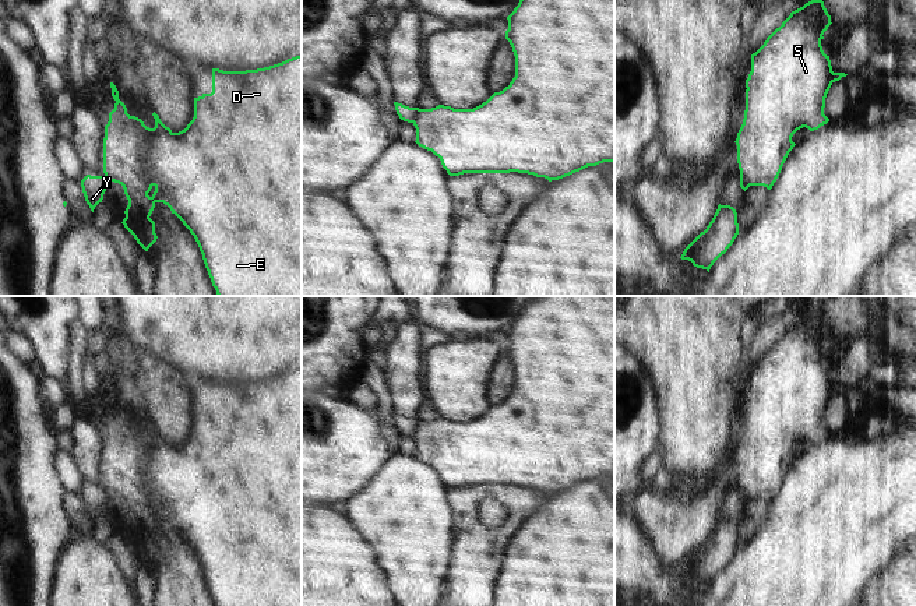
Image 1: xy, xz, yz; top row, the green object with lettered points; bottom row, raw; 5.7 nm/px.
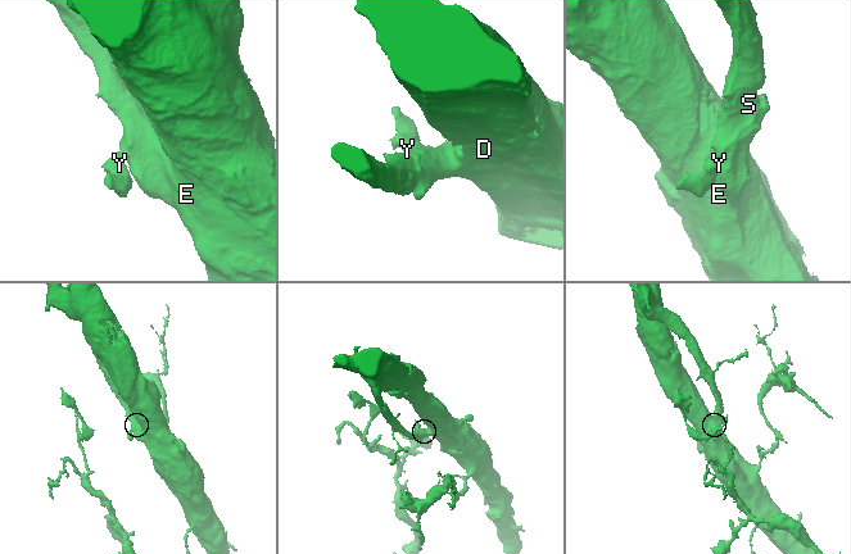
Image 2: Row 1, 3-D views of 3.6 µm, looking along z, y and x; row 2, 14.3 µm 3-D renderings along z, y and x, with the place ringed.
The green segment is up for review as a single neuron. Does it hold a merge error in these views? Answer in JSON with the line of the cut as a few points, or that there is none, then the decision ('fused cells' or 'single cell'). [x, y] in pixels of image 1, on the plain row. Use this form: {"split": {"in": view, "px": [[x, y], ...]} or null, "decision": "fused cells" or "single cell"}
{"split": {"in": "xz", "px": [[420, 422], [411, 434]]}, "decision": "fused cells"}

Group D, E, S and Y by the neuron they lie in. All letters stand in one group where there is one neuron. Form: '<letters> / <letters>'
D E S / Y

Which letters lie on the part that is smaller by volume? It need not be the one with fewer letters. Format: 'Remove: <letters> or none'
Remove: Y

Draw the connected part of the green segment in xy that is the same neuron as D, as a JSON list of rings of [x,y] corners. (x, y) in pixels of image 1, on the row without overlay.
[[[302,369],[257,383],[223,384],[212,381],[212,405],[194,411],[194,430],[179,445],[166,440],[155,424],[152,426],[155,440],[147,440],[141,431],[127,426],[113,395],[110,395],[110,401],[116,416],[105,438],[103,486],[109,494],[119,496],[124,501],[128,518],[121,536],[137,556],[148,564],[156,554],[155,535],[149,529],[155,517],[163,515],[194,549],[216,606],[302,606]]]

